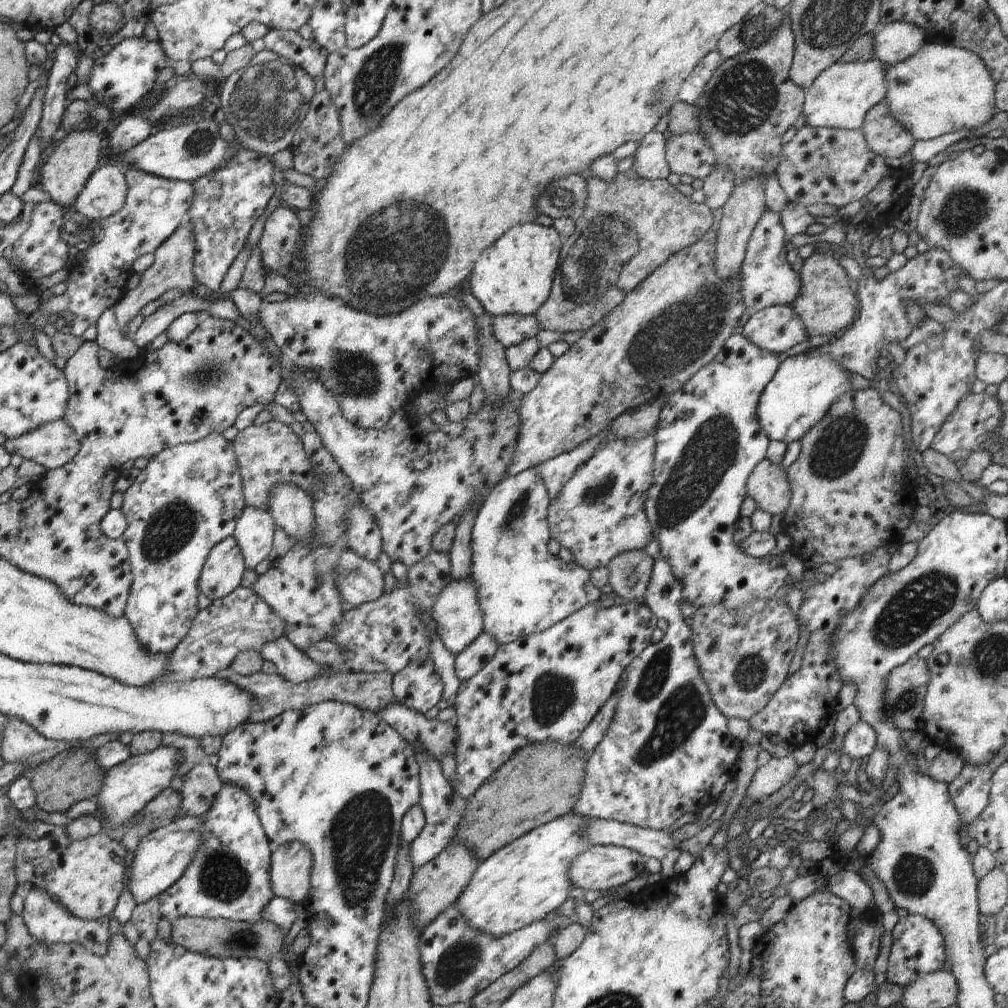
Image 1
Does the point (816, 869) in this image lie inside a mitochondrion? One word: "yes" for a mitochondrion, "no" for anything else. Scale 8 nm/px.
no

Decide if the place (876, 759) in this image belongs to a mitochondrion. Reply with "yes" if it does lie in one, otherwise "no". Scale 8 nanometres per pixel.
no

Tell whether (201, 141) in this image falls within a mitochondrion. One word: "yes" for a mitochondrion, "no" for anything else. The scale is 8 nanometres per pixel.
yes

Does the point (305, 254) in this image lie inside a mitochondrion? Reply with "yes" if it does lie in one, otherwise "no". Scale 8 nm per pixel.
no

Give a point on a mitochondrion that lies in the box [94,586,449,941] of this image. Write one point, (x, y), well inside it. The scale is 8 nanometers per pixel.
(358, 841)

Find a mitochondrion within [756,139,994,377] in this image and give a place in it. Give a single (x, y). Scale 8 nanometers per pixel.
(963, 210)

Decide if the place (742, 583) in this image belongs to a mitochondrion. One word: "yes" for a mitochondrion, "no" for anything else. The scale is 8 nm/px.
no

